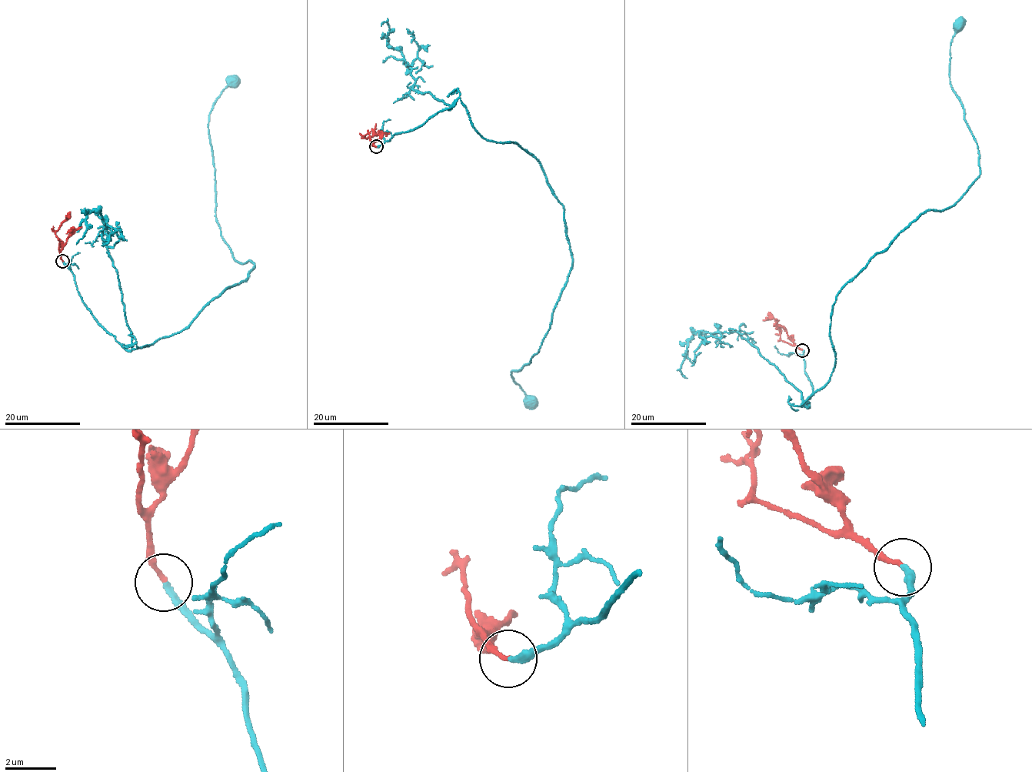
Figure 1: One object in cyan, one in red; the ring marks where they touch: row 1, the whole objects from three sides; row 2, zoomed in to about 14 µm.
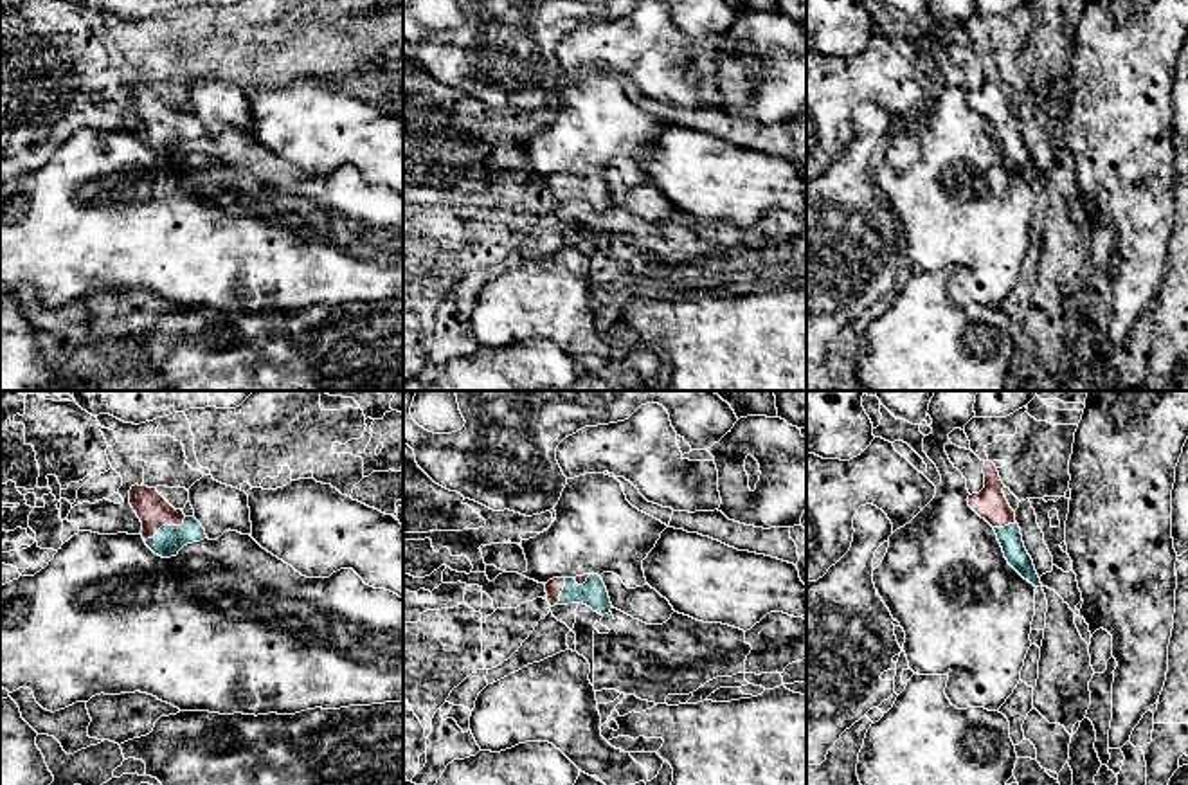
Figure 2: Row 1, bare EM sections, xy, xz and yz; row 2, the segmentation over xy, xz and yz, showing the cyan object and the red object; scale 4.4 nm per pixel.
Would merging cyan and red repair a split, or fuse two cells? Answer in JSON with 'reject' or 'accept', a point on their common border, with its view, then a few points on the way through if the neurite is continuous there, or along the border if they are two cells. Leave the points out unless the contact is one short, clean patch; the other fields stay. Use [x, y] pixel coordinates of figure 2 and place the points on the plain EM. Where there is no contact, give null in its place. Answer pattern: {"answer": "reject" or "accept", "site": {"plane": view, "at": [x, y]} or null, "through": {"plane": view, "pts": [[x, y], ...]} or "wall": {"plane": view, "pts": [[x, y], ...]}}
{"answer": "accept", "site": {"plane": "xy", "at": [166, 123]}, "through": {"plane": "xy", "pts": [[168, 137], [166, 123], [152, 105]]}}

